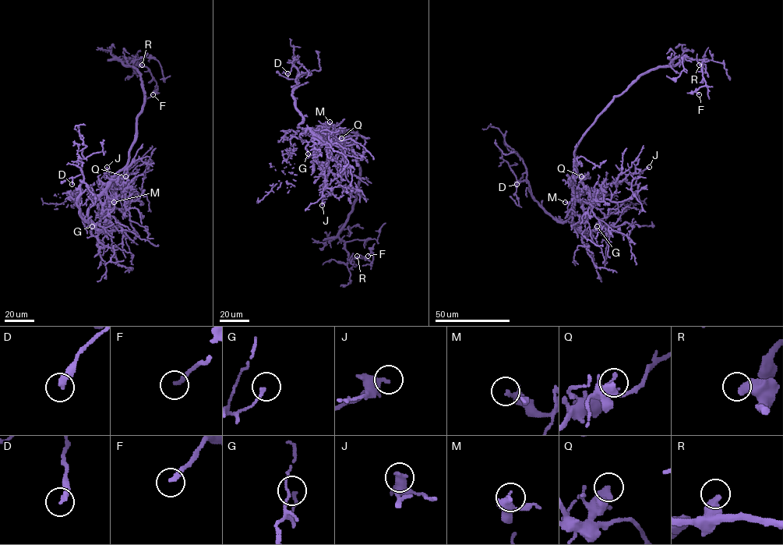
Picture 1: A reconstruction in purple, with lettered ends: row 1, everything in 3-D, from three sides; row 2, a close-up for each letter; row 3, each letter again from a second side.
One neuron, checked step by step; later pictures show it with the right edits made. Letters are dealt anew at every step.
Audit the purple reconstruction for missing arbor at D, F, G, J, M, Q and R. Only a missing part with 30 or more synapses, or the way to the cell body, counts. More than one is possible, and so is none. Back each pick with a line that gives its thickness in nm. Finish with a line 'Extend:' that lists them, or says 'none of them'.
Extend: none of them

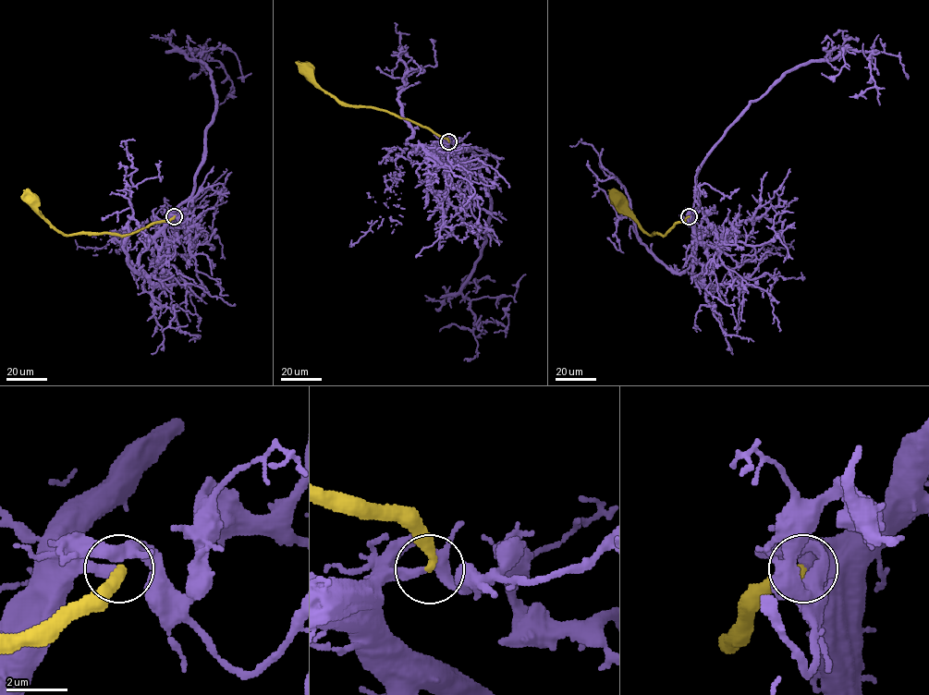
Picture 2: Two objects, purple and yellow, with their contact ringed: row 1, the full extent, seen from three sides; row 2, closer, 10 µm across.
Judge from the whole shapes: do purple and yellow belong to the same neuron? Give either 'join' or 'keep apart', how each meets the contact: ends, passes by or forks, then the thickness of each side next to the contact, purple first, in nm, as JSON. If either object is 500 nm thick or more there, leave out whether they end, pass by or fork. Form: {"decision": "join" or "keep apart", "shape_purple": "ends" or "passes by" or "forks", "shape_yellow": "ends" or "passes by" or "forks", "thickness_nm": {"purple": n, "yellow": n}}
{"decision": "join", "shape_purple": "ends", "shape_yellow": "ends", "thickness_nm": {"purple": 300, "yellow": 320}}

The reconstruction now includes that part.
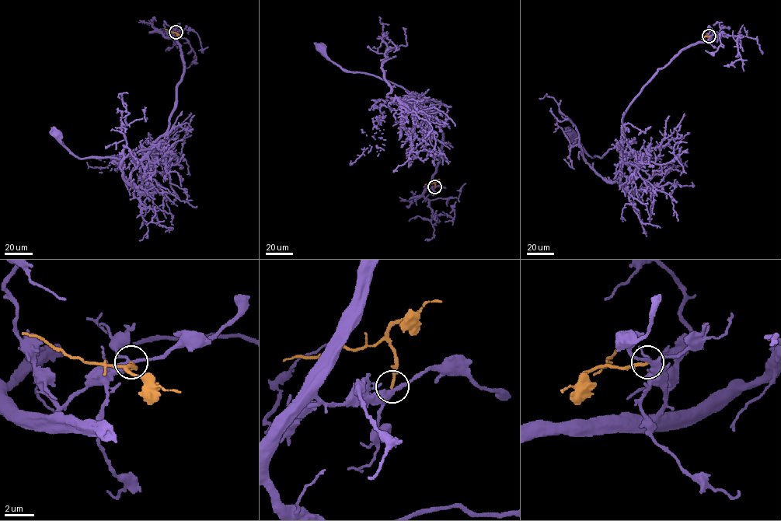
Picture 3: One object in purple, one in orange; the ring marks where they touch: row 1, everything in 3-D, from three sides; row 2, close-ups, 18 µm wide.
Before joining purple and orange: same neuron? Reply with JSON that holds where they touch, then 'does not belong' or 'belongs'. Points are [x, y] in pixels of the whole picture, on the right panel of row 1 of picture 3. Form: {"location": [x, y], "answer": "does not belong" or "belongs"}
{"location": [709, 36], "answer": "does not belong"}

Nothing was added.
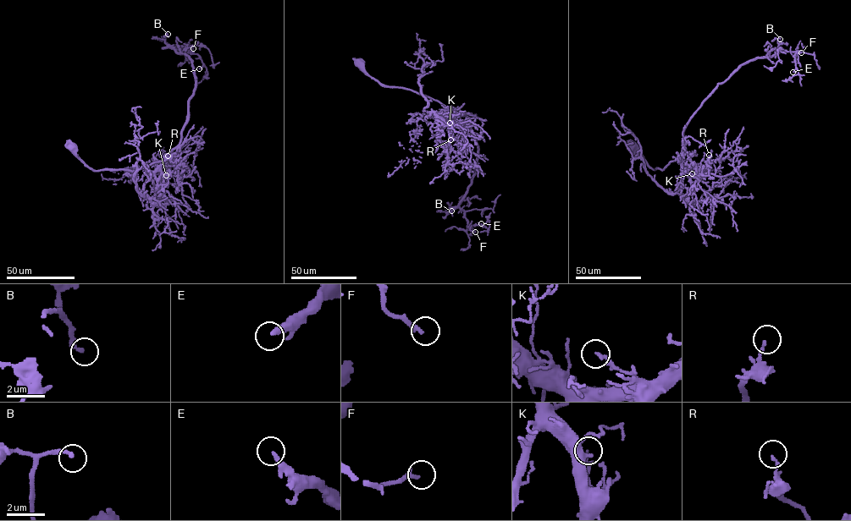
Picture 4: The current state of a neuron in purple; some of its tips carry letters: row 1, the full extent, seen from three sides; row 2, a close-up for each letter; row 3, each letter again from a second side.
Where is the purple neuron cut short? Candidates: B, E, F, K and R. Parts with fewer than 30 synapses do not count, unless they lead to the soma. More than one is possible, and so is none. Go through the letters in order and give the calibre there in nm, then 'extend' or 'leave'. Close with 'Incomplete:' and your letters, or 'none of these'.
B: 240 nm thick; extend
E: 260 nm thick; leave
F: 240 nm thick; extend
K: 190 nm thick; leave
R: 150 nm thick; leave
Incomplete: B, F

